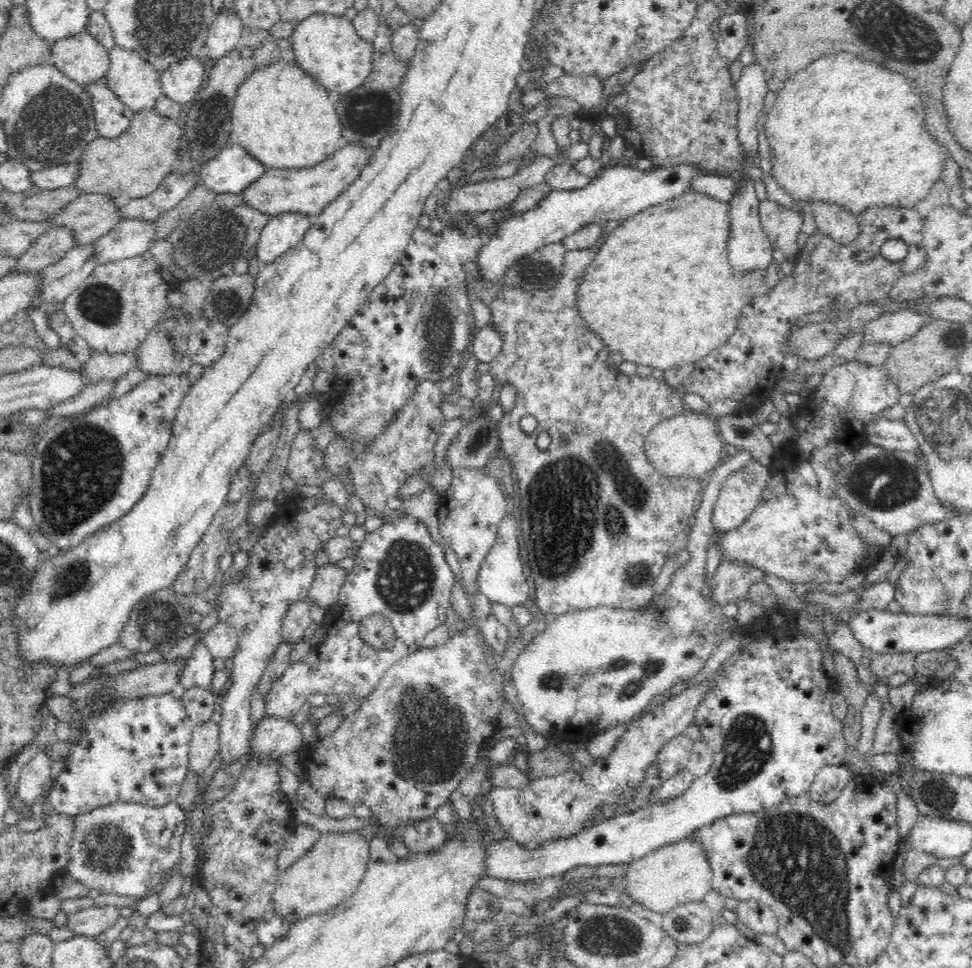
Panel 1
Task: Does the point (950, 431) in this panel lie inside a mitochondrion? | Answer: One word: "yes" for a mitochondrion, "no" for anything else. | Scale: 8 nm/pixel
yes

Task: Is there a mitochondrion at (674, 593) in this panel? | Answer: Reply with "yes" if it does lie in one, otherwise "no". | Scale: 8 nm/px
no

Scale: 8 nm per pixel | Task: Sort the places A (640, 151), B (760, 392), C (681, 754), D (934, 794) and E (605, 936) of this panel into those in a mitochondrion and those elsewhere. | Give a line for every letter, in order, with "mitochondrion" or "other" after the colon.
A: other
B: other
C: other
D: mitochondrion
E: mitochondrion

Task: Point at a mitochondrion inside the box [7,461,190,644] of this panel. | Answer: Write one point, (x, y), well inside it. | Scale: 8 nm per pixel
(152, 614)

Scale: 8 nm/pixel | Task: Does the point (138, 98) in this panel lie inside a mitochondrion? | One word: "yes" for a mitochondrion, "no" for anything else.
no

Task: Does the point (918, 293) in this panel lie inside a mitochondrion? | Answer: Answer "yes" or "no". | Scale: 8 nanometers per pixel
no

